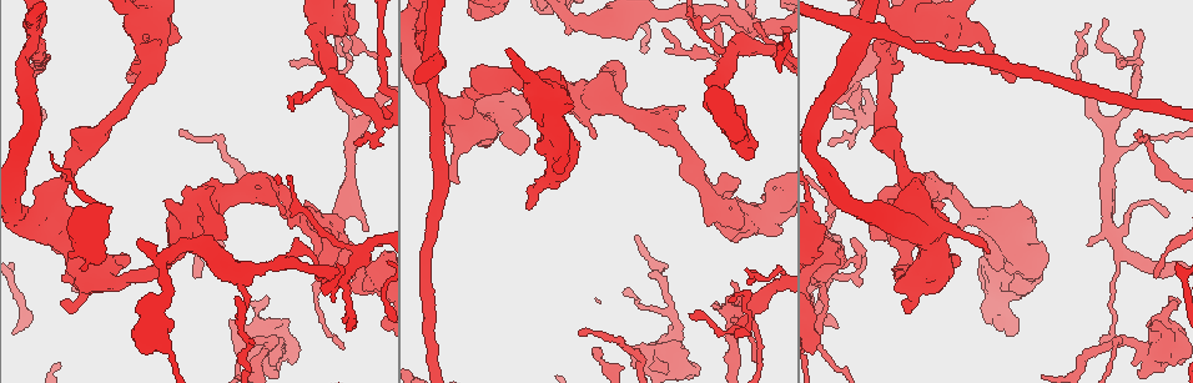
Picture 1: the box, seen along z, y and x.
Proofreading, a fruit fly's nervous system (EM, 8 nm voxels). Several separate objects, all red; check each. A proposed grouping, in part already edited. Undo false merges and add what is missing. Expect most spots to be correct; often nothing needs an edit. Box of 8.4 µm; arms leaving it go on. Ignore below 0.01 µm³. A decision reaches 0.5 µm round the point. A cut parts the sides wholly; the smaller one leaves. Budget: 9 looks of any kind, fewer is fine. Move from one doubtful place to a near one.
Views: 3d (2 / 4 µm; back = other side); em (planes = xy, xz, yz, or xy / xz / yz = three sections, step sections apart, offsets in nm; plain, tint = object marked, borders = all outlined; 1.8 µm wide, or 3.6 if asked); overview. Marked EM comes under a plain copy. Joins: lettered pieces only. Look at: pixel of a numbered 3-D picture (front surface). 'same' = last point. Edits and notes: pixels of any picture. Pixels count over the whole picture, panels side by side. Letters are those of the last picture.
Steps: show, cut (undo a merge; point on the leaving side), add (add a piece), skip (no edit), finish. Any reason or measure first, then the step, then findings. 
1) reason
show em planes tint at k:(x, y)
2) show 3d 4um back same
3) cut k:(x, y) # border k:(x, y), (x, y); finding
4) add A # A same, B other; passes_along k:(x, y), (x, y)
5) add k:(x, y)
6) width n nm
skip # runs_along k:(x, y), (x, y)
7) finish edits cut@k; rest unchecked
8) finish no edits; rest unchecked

thin arm on a thick one
show em yz step 16 tint at 1:(821, 273)

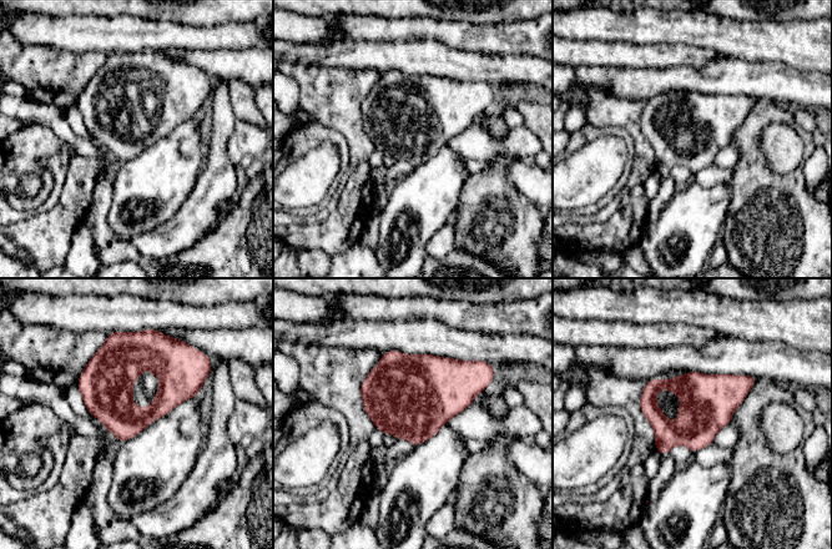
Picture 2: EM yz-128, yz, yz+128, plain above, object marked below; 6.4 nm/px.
another direction
show em planes borders same

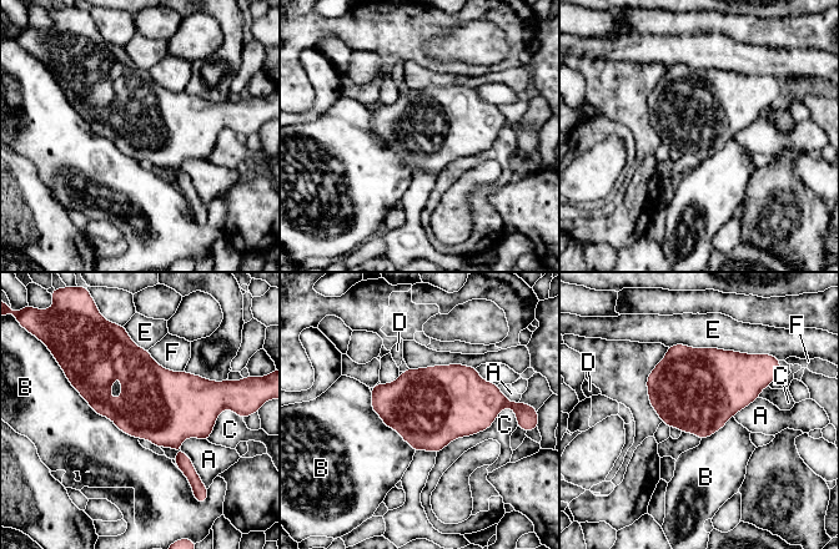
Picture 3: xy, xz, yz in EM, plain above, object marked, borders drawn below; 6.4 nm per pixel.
width 480 nm
skip # A other, B other, C other, D other, E other, F other; border 3:(63, 372), (95, 412), (139, 438); all the same neuron

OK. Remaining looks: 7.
calibre changes
show 3d 4um at 1:(275, 350)

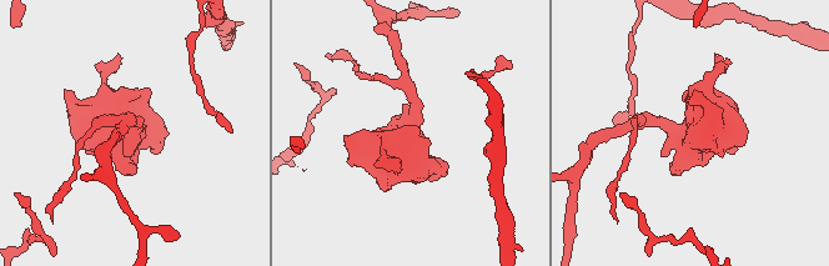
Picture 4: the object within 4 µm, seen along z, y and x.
shape alone is not enough
show em 3.6um xz step 8 tint at 4:(129, 134)

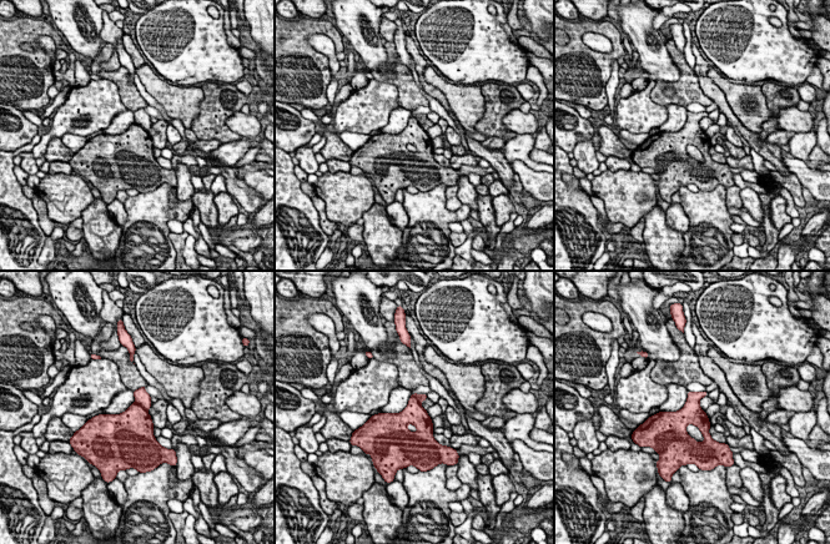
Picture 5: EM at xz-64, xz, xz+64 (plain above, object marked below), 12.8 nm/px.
show em 3.6um planes borders same

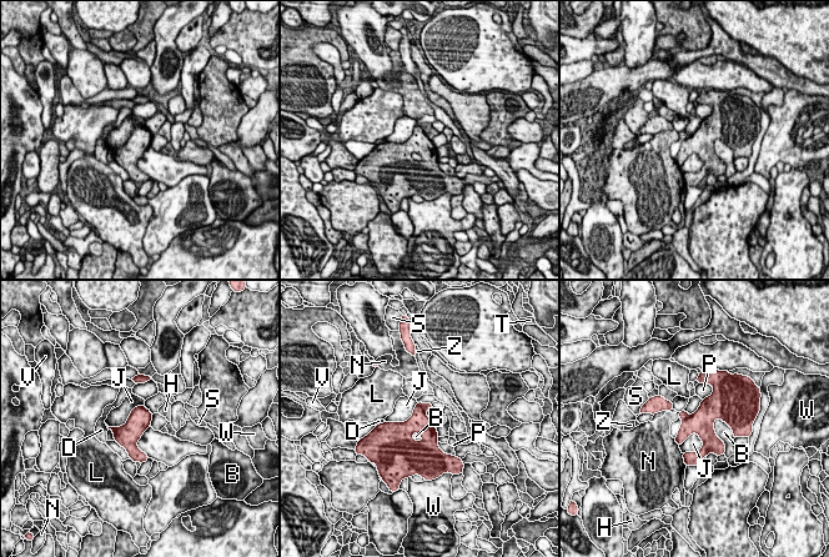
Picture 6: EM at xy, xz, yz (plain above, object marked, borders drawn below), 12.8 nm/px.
longest_contact B 480 nm
cut 6:(427, 406) # B other, D other, H other, J other, L other, N other, P other, S other, T other, V other, W other, Z other; border 6:(421, 402), (425, 412); two neurons meet here

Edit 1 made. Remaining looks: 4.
see it whole again
show overview

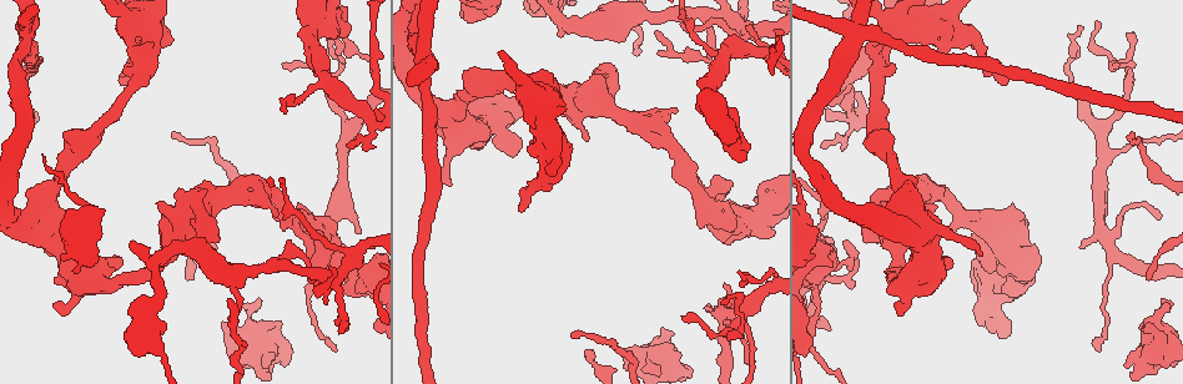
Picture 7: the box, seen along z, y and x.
touches itself
show em 3.6um yz step 8 borders at 7:(361, 276)

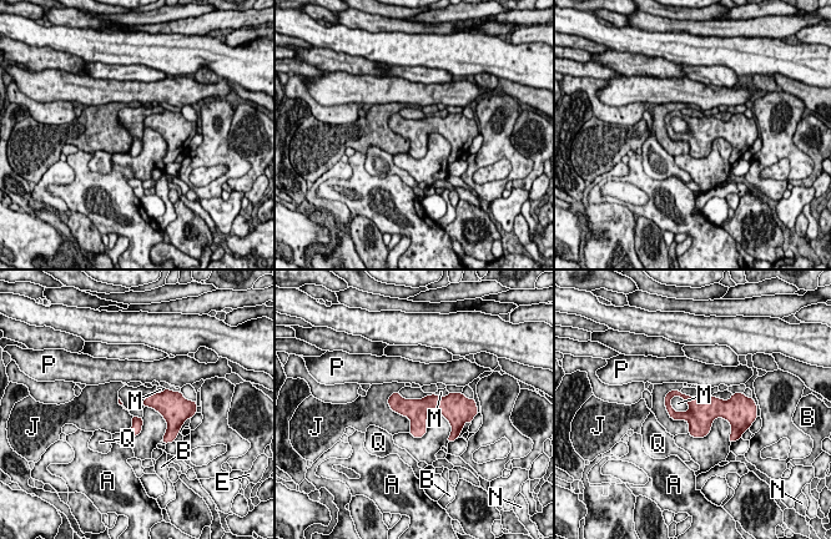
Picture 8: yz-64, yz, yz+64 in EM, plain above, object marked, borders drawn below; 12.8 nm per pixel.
skip # A other, B other, E other, J other, M other, N other, P other, Q other; one neuron here

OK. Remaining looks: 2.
finish edits cut@6; rest unchecked

